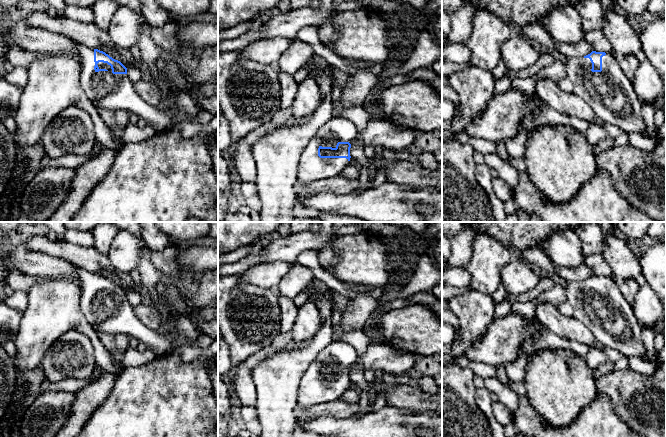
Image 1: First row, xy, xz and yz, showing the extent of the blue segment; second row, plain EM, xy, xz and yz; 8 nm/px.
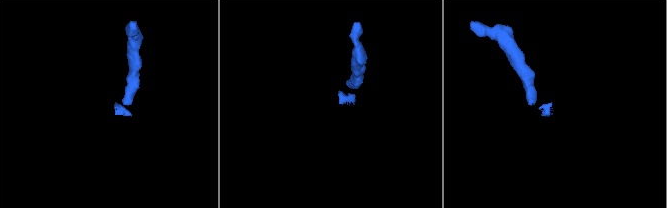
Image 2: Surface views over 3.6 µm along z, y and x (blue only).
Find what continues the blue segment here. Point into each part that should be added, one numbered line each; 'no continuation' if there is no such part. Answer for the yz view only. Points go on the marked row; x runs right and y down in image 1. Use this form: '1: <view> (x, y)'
1: yz (610, 94)

